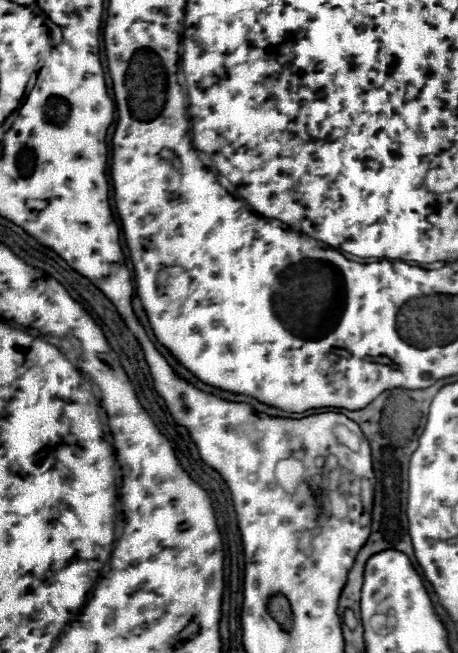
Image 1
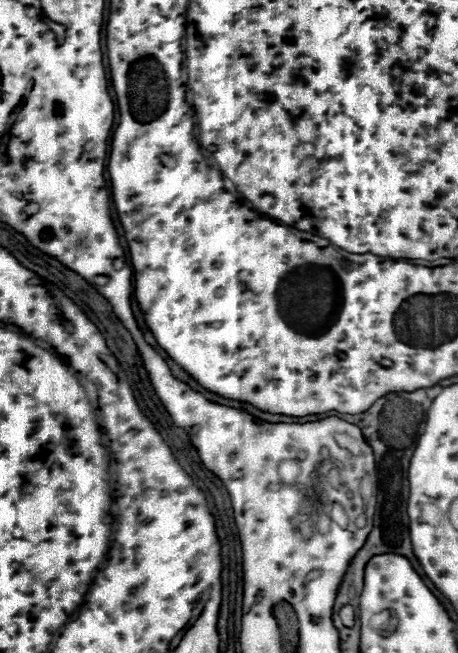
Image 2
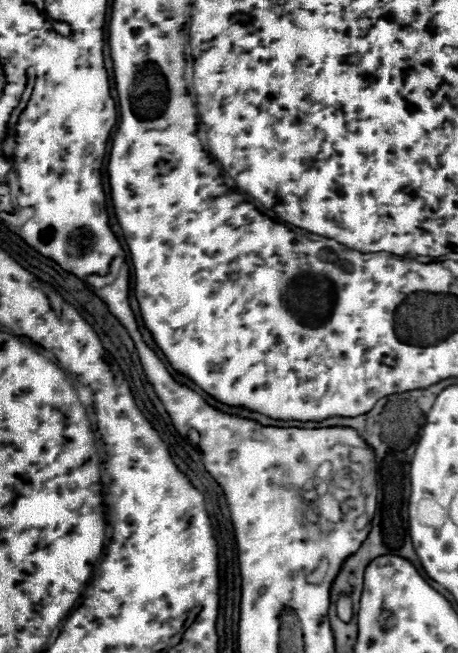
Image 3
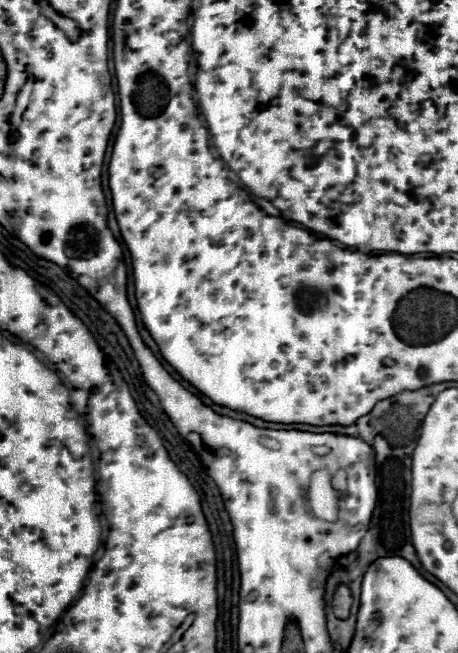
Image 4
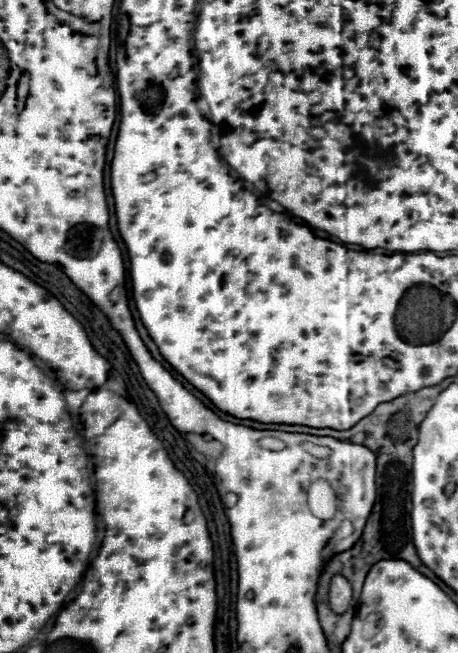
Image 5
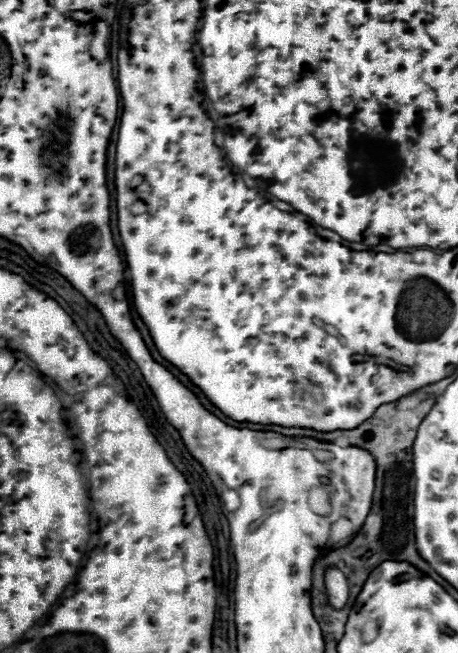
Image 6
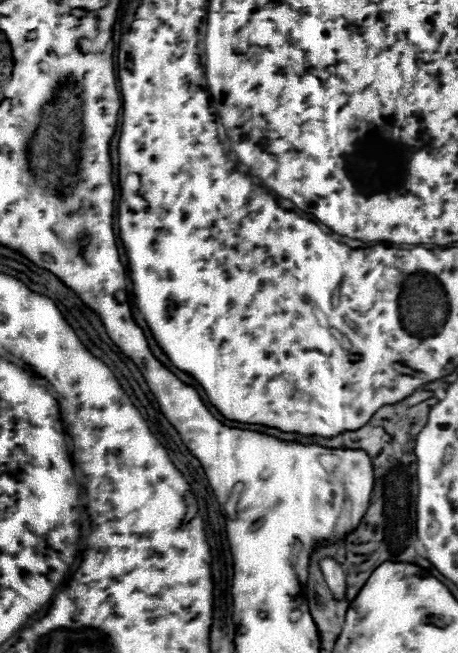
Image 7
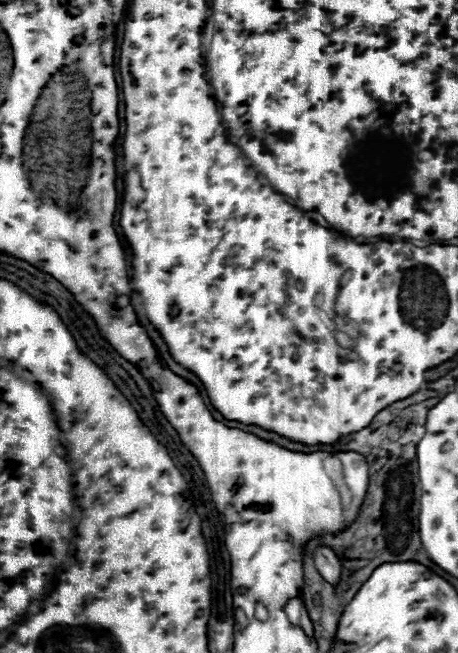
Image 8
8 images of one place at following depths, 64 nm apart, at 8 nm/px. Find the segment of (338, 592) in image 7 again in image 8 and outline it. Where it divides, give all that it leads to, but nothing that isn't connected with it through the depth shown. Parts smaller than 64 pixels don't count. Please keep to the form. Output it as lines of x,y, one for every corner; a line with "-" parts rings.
318,548
314,554
314,564
316,564
318,572
322,572
322,578
326,582
330,582
332,586
336,586
340,582
342,564
340,564
338,556
334,556
334,552
330,552
330,548

